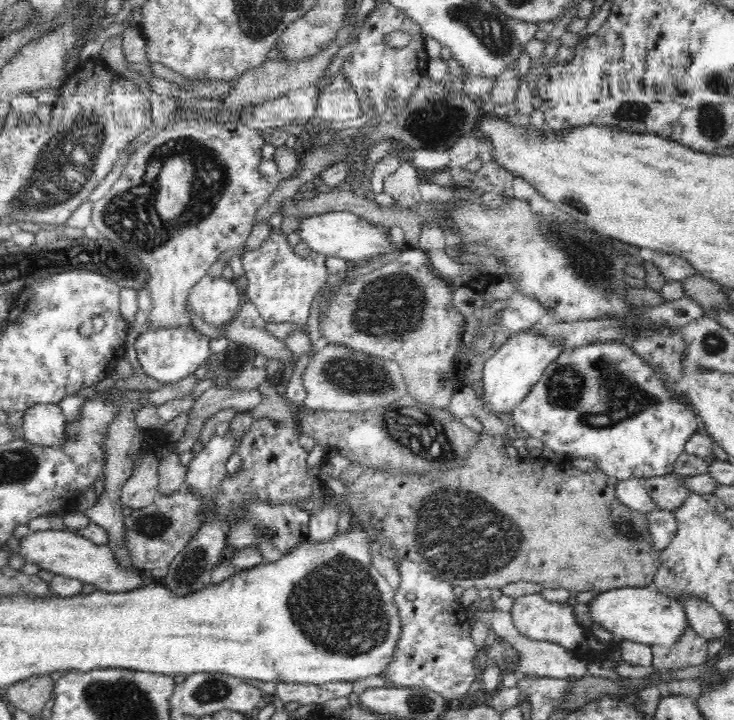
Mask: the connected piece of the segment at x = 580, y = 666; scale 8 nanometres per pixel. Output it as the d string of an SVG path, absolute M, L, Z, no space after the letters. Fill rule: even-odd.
M494 609L490 612L477 612L474 618L480 618L485 623L491 624L498 636L501 636L506 644L512 646L516 651L516 666L514 673L517 676L530 675L533 677L559 678L574 680L582 678L587 673L586 663L572 655L570 651L564 650L560 645L548 641L534 641L526 636L520 635L512 624L509 612Z

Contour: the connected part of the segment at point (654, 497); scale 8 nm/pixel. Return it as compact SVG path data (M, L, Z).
M670 475L642 477L639 482L658 509L673 510L689 496L689 491L679 486Z

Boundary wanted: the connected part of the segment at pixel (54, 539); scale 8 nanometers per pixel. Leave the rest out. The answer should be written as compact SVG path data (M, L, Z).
M39 530L30 532L23 538L21 555L27 562L37 563L42 569L54 575L67 576L91 584L96 590L105 593L125 593L148 586L142 570L119 559L115 549L109 544L96 544L85 536L70 530Z

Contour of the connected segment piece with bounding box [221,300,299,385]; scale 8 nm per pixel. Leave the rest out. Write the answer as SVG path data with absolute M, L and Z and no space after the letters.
M252 300L240 307L236 318L222 326L221 334L228 340L250 346L268 360L280 360L284 385L294 376L299 358L288 350L286 341L280 340L268 330L267 322Z

